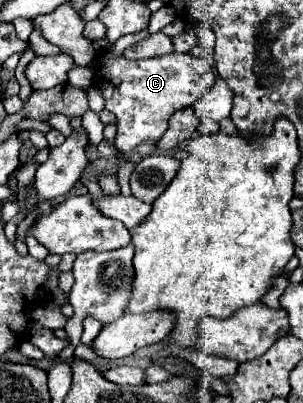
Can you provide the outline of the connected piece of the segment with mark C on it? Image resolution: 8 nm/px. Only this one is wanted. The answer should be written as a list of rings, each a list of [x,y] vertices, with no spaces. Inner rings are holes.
[[[180,52],[148,60],[126,60],[122,56],[106,60],[104,56],[96,56],[92,70],[96,86],[106,102],[104,108],[114,112],[118,118],[116,148],[120,152],[132,152],[142,142],[158,144],[168,128],[170,116],[176,110],[192,106],[216,82],[216,76],[206,60]]]

